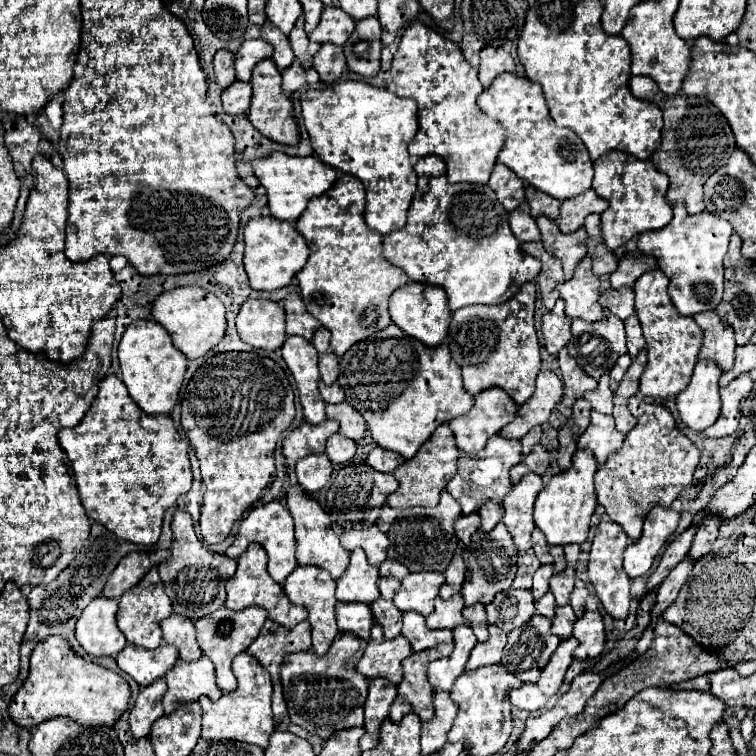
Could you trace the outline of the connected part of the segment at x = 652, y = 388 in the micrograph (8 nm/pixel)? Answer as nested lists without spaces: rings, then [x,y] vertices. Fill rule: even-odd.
[[[650,270],[634,284],[636,316],[642,324],[644,338],[648,342],[648,364],[640,376],[640,392],[650,398],[670,398],[680,394],[692,376],[692,370],[702,348],[702,330],[694,318],[678,314],[668,296],[668,278],[660,270]]]

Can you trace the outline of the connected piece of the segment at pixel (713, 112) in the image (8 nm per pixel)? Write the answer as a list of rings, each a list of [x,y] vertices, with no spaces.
[[[632,76],[630,78],[630,92],[636,98],[654,102],[664,112],[664,128],[662,128],[662,146],[656,154],[652,154],[652,164],[668,174],[670,186],[666,200],[674,204],[676,200],[684,200],[688,214],[698,214],[704,210],[702,200],[702,186],[712,172],[726,164],[728,156],[736,150],[734,134],[730,124],[720,114],[720,110],[710,104],[706,98],[692,98],[686,94],[666,96],[660,92],[658,84],[652,82],[648,76]]]

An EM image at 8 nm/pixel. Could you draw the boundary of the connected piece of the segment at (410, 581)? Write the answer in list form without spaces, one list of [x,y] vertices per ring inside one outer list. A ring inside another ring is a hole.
[[[442,572],[408,574],[394,594],[394,604],[402,612],[414,610],[422,616],[428,616],[434,612],[434,598],[438,596],[442,584],[444,584]]]

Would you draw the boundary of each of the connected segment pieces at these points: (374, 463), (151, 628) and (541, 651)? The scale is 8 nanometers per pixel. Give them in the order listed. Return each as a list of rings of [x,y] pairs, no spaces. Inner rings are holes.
[[[376,446],[376,448],[368,454],[366,462],[368,462],[374,470],[378,470],[378,472],[394,472],[394,468],[398,468],[398,466],[404,462],[404,458],[402,458],[400,454],[396,454],[396,452],[392,452],[392,450],[386,450],[386,448]]]
[[[152,568],[144,576],[144,580],[140,580],[140,584],[136,584],[136,588],[130,588],[128,592],[124,592],[124,596],[120,598],[116,614],[118,614],[116,616],[118,628],[126,636],[128,644],[142,646],[142,648],[148,648],[148,650],[154,650],[162,644],[160,620],[172,614],[172,606],[170,606],[170,600],[166,596],[166,592],[164,592],[164,584],[158,576],[158,568]]]
[[[534,614],[528,624],[508,632],[508,642],[500,664],[508,672],[522,676],[542,660],[542,666],[548,662],[550,654],[560,644],[560,638],[550,632],[550,620]]]

